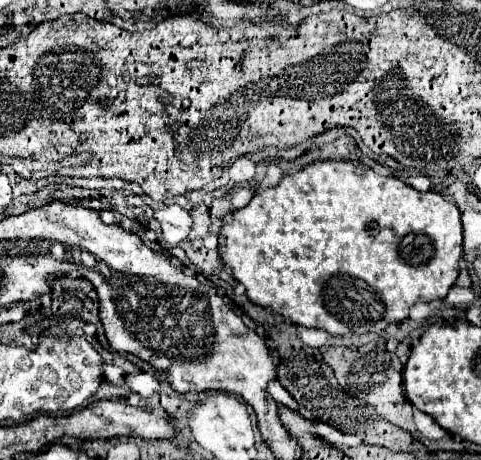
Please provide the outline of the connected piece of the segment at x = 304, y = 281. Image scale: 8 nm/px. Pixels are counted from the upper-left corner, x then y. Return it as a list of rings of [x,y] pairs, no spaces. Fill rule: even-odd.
[[[333,160],[315,162],[301,168],[295,174],[285,174],[277,186],[257,190],[251,202],[245,208],[235,210],[231,216],[233,216],[231,222],[225,222],[219,230],[219,256],[223,264],[233,270],[233,278],[247,288],[249,300],[257,306],[271,308],[275,314],[281,314],[293,324],[307,328],[323,328],[329,334],[351,336],[351,334],[381,332],[389,322],[403,322],[409,316],[409,308],[413,304],[445,298],[459,274],[459,258],[463,252],[463,230],[457,206],[443,200],[443,196],[437,192],[425,192],[425,194],[417,192],[399,178],[393,176],[383,178],[377,176],[373,170],[359,170],[351,162],[333,162]]]

